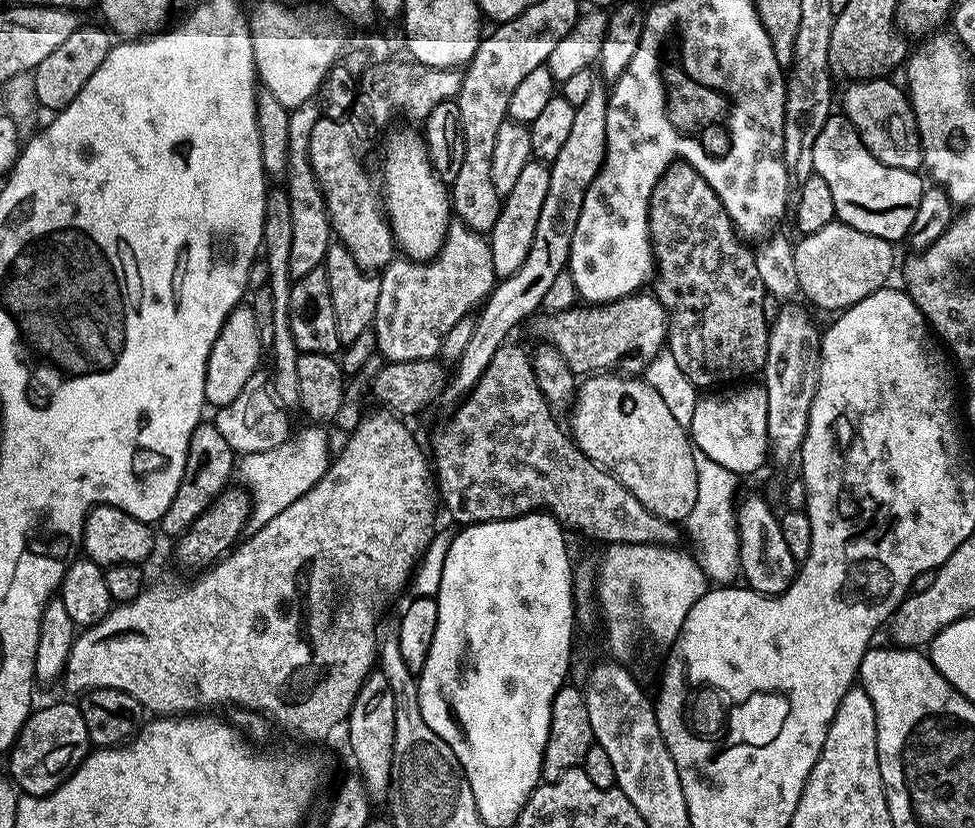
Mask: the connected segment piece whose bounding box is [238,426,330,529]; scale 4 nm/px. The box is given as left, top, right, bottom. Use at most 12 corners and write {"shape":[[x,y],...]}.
{"shape":[[323,427],[283,448],[249,452],[238,480],[253,529],[278,518],[326,474]]}

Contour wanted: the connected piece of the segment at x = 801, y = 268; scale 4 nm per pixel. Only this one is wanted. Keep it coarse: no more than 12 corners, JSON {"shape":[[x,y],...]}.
{"shape":[[833,222],[800,236],[802,296],[843,310],[885,287],[893,241]]}

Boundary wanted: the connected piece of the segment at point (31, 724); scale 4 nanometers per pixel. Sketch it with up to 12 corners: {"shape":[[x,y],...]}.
{"shape":[[79,703],[37,707],[7,753],[23,795],[49,796],[89,751]]}

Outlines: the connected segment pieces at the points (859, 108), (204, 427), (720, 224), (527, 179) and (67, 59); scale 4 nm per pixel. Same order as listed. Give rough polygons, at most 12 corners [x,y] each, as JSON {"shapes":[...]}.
{"shapes":[[[891,79],[858,80],[843,115],[886,166],[924,163],[907,95]],[[215,423],[192,432],[186,470],[158,521],[184,533],[229,487],[234,453]],[[698,170],[650,198],[666,348],[700,390],[763,373],[752,250]],[[533,158],[487,237],[497,277],[530,254],[550,167]],[[81,26],[31,73],[55,114],[94,78],[114,36]]]}

